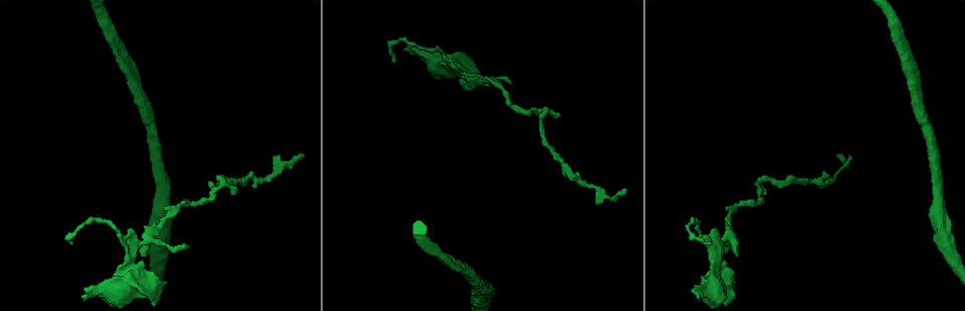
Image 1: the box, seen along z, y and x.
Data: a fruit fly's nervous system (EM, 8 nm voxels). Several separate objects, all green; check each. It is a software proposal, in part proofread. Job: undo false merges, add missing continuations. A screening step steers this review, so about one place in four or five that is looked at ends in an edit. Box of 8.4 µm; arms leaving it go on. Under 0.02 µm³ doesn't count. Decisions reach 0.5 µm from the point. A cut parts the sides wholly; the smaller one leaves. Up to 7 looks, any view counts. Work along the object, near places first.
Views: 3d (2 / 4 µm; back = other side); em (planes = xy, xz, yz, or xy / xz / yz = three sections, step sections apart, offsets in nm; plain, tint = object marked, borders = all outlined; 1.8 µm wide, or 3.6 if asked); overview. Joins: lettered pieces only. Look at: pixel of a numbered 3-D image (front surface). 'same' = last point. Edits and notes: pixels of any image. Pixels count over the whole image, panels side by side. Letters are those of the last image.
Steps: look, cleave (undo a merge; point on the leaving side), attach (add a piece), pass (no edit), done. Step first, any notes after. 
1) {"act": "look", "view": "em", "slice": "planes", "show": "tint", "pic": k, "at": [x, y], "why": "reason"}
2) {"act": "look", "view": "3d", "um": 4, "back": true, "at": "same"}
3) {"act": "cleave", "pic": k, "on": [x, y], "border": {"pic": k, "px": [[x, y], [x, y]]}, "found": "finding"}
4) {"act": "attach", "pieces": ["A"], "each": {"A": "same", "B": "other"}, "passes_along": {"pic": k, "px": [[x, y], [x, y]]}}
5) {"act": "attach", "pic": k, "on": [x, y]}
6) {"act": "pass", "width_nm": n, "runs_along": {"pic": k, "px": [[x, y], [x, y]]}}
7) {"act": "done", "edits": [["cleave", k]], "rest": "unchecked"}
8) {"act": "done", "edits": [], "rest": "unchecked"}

{"act": "look", "view": "3d", "um": 4, "pic": 1, "at": [83, 298], "why": "free end"}

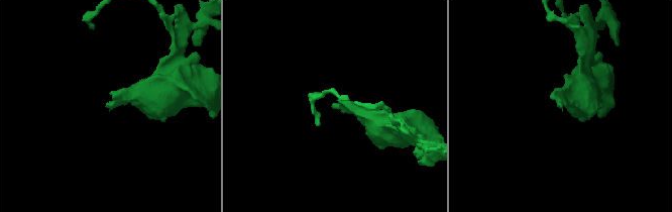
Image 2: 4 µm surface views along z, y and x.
{"act": "look", "view": "em", "slice": "planes", "show": "borders", "pic": 2, "at": [106, 105], "why": "now the EM"}

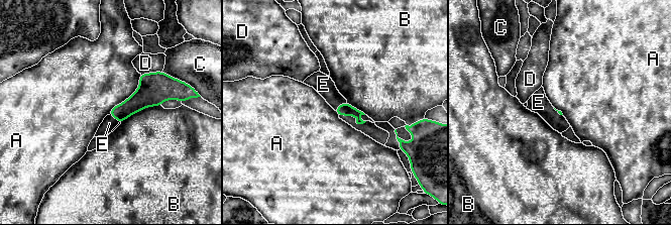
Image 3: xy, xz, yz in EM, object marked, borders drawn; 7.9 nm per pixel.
{"act": "attach", "pieces": ["E"], "each": {"A": "other", "B": "other", "C": "other", "D": "other", "E": "same"}, "passes_along": {"pic": 3, "px": [[345, 109], [340, 104], [323, 84]]}, "found": "it goes on there"}

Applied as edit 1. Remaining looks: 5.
{"act": "look", "view": "overview", "why": "redraw"}

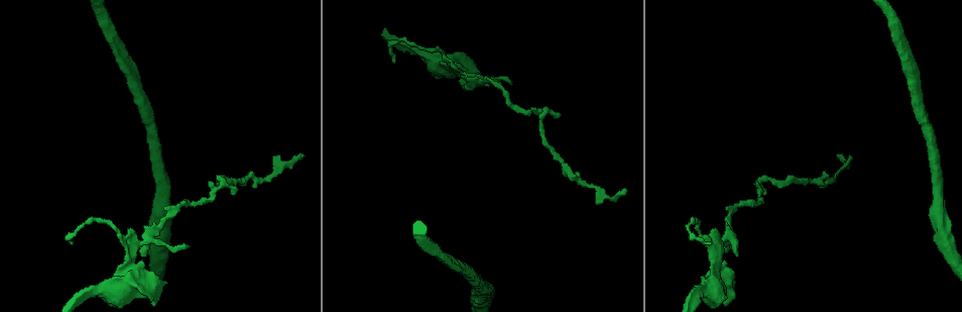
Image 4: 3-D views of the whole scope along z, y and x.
{"act": "look", "view": "3d", "um": 2, "pic": 4, "at": [758, 182], "why": "sharp bend"}

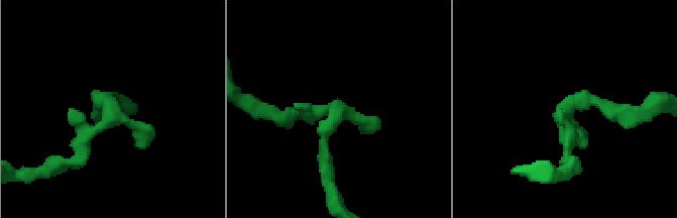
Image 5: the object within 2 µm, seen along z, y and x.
{"act": "look", "view": "em", "slice": "planes", "show": "borders", "pic": 5, "at": [338, 105], "why": "shape alone is not enough"}

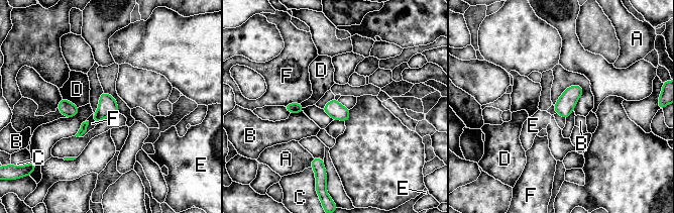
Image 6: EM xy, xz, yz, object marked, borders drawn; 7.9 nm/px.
{"act": "pass", "width_nm": 140, "longest_contact_nm": ["F", 160], "each": {"A": "other", "B": "other", "C": "other", "D": "other", "E": "other", "F": "other"}, "found": "all the same neuron"}

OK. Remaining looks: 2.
{"act": "done", "edits": [["attach", 3]], "rest": "unchecked"}

